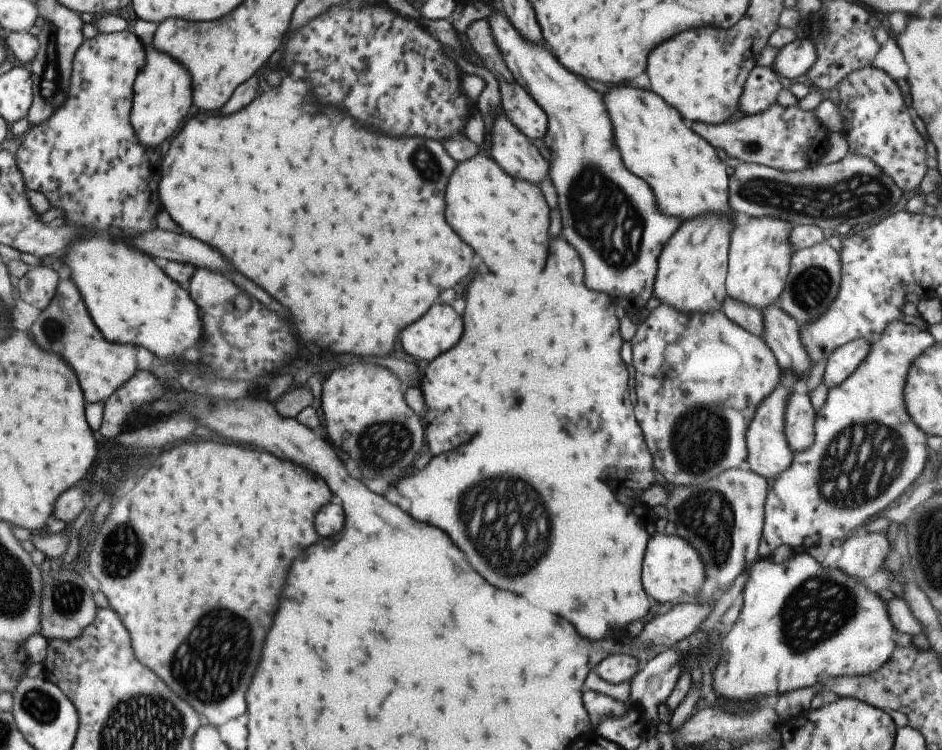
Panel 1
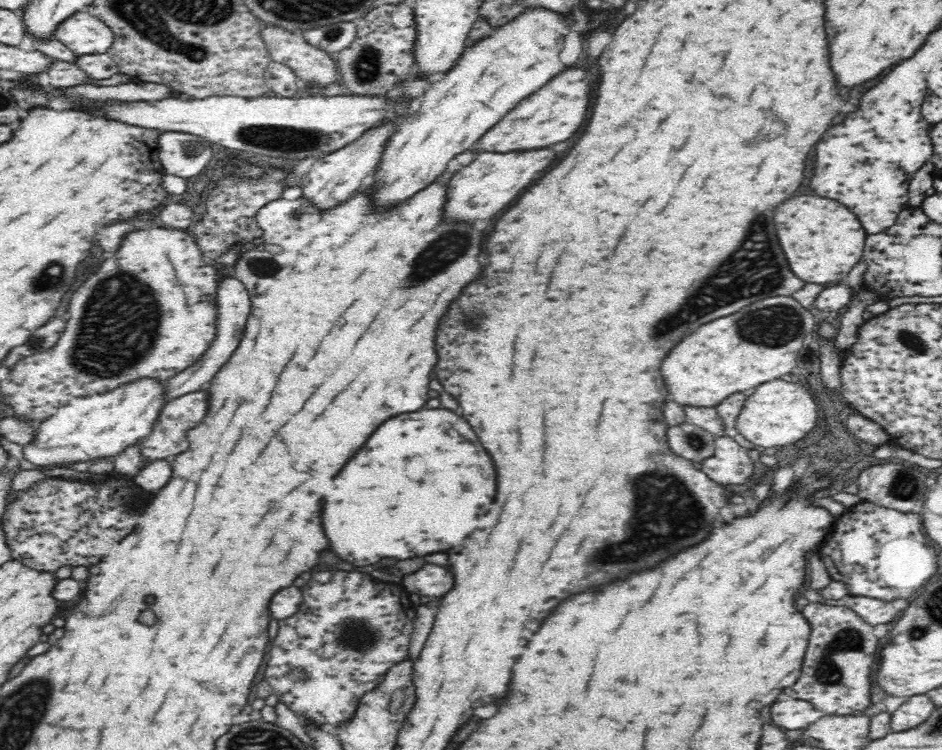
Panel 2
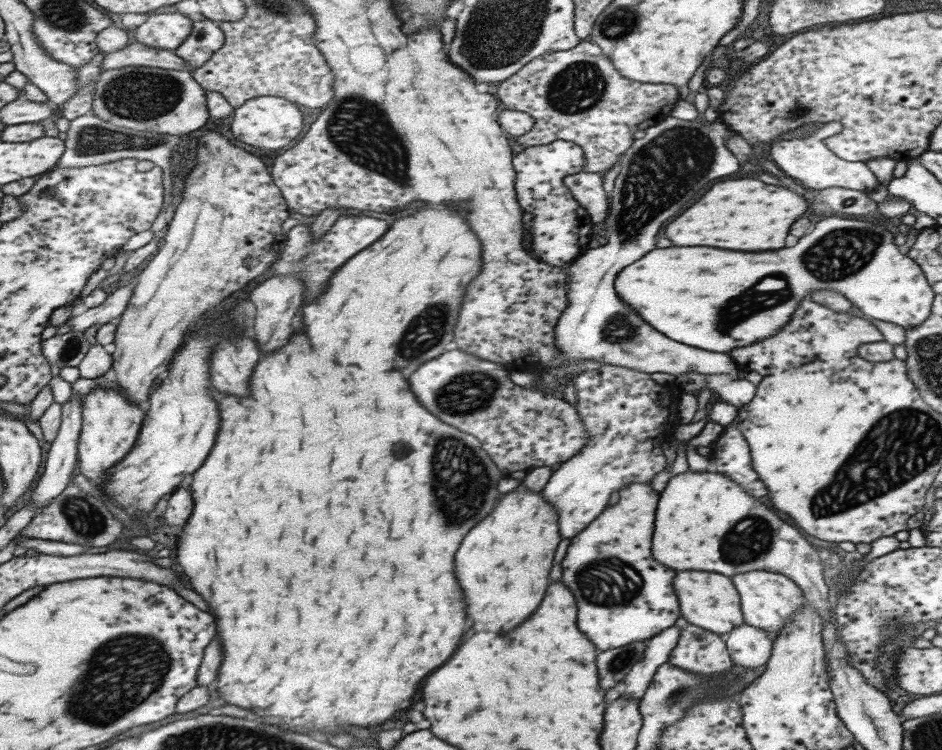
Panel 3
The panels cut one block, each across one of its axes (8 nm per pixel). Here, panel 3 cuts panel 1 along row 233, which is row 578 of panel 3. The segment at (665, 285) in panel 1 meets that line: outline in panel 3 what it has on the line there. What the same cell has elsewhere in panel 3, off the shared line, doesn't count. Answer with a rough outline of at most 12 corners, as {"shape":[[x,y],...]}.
{"shape":[[677,572],[681,618],[725,638],[743,622],[731,578]]}

